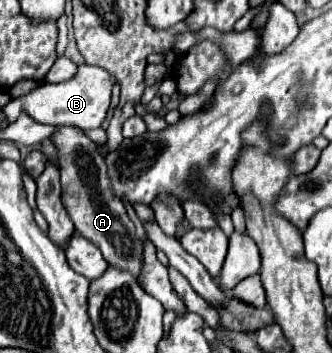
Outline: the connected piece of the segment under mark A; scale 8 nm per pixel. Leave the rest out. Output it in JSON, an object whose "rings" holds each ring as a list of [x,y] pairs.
{"rings":[[[67,125],[55,127],[55,133],[49,137],[57,147],[59,171],[61,171],[61,201],[67,209],[75,231],[89,239],[109,261],[111,267],[123,269],[139,279],[143,265],[143,243],[135,235],[135,225],[123,209],[121,201],[111,197],[109,179],[103,155],[97,151],[97,145],[85,135],[83,129],[73,129]]]}

